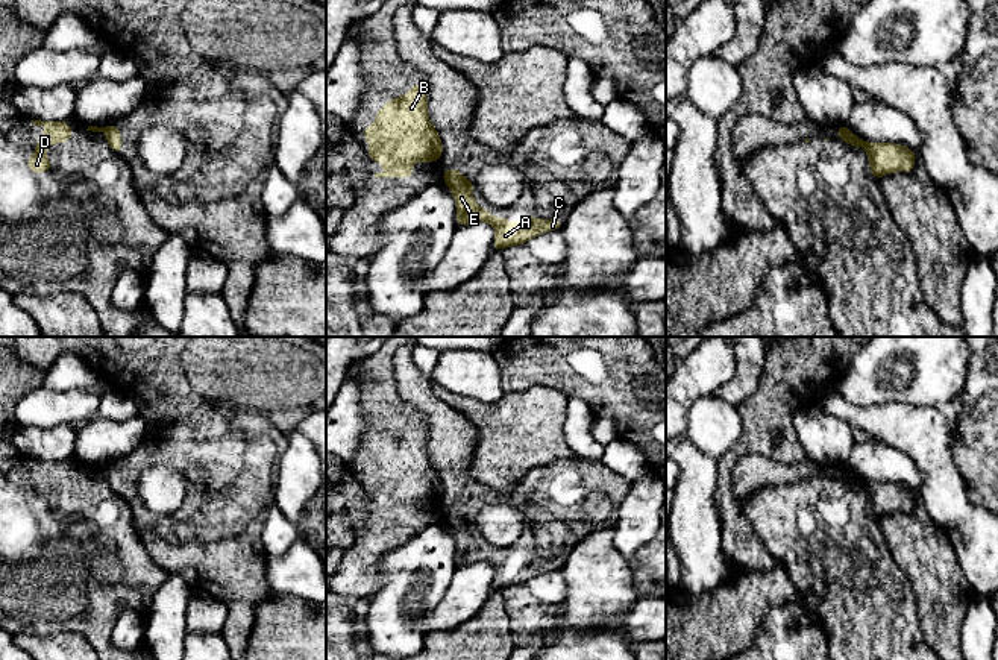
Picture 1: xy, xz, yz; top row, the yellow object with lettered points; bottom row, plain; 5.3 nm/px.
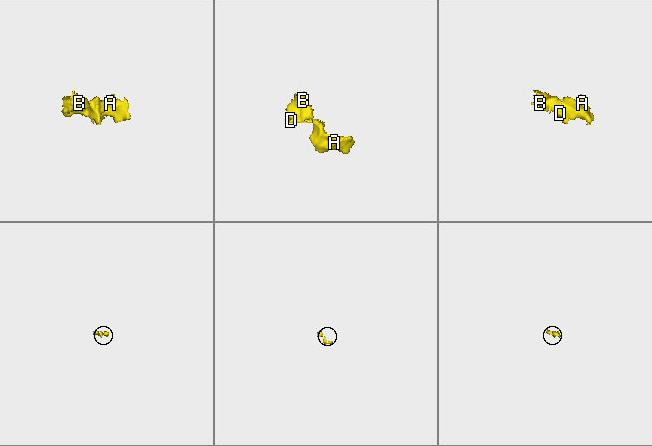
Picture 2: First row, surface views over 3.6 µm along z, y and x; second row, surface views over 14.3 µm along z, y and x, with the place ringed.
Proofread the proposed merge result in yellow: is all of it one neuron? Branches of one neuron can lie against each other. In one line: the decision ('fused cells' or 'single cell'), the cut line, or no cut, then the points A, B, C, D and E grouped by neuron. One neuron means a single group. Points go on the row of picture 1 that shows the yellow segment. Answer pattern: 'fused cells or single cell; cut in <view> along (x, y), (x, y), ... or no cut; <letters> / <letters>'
fused cells; cut in xy along (102, 128), (103, 132); A C E / B D

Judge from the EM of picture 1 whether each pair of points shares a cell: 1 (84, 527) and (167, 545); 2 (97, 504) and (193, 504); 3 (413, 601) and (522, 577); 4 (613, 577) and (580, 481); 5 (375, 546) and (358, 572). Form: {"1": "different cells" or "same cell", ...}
{"1": "different cells", "2": "different cells", "3": "different cells", "4": "different cells", "5": "same cell"}

